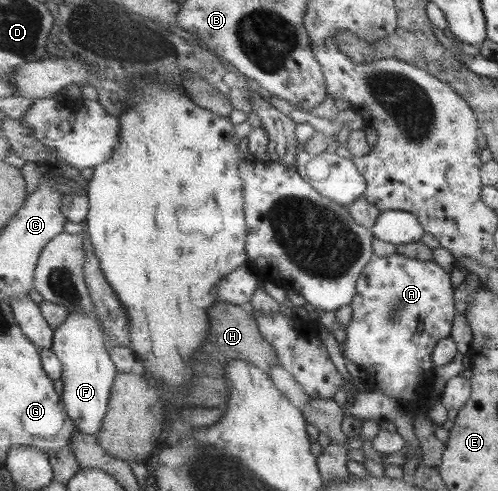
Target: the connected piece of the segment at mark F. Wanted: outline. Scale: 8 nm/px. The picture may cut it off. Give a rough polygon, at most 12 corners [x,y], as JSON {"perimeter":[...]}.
{"perimeter":[[97,317],[55,330],[63,402],[77,429],[103,429],[118,372]]}

